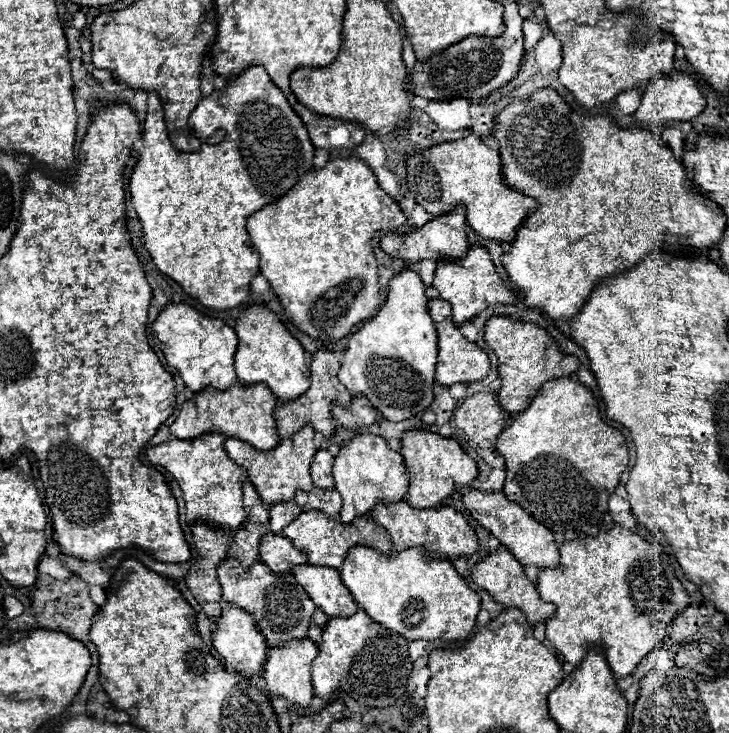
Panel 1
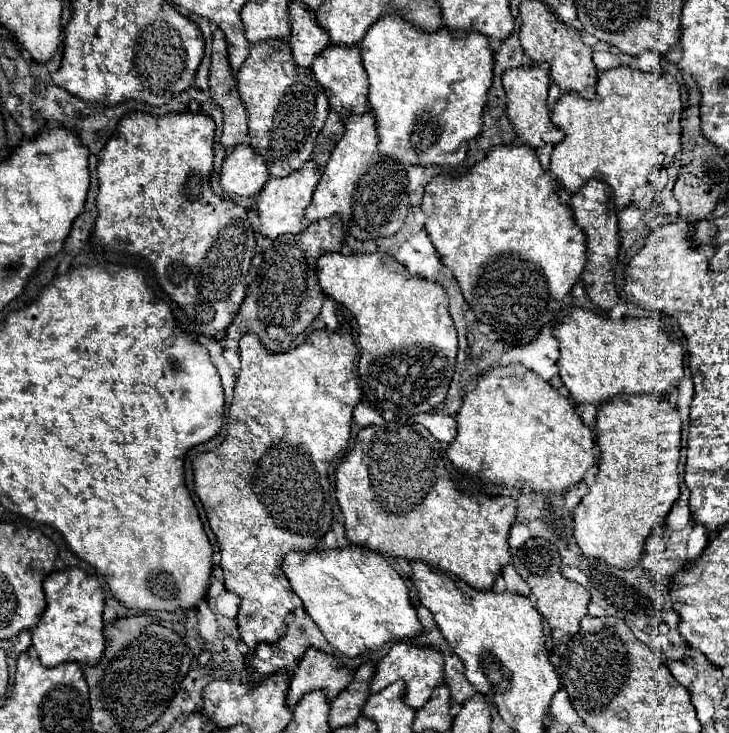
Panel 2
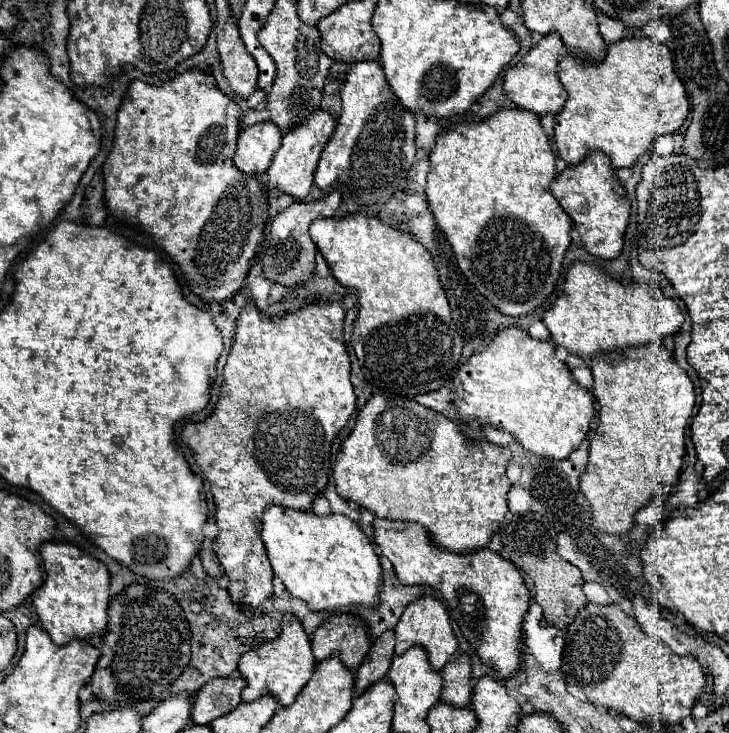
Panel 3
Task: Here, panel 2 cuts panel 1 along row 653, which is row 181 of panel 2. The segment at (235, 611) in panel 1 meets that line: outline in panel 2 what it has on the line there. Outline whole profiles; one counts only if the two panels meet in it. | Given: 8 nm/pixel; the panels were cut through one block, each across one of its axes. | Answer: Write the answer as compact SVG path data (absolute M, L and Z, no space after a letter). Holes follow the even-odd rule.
M240 144L236 150L232 150L220 170L220 188L224 196L228 198L254 198L260 194L264 184L268 182L270 172L262 158L248 148L246 144Z

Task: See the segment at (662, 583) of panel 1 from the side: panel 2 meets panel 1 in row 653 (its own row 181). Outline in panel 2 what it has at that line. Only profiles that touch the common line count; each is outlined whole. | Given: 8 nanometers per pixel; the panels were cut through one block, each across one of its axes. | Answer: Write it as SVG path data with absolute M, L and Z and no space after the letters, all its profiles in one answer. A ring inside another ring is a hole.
M628 66L606 70L598 78L594 100L584 100L578 94L564 94L552 110L552 122L564 132L564 140L554 146L550 160L550 174L564 190L574 194L590 178L604 180L614 190L614 206L620 210L634 202L634 190L648 186L652 170L662 168L666 160L680 150L680 120L682 100L678 82L664 72L638 72Z

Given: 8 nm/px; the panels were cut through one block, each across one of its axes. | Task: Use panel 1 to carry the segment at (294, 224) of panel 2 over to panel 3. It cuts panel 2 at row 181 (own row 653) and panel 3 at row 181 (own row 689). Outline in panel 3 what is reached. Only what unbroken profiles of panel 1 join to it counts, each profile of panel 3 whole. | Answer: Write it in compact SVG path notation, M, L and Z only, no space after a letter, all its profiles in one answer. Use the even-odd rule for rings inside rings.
M318 110L318 114L308 118L308 122L304 122L296 130L290 130L288 134L284 134L282 146L276 152L272 166L266 172L268 174L268 186L274 186L276 190L280 190L282 194L288 194L292 198L304 200L308 196L312 184L314 184L314 172L318 168L320 154L322 154L324 146L328 144L330 136L334 134L334 128L336 128L334 118L328 112Z

